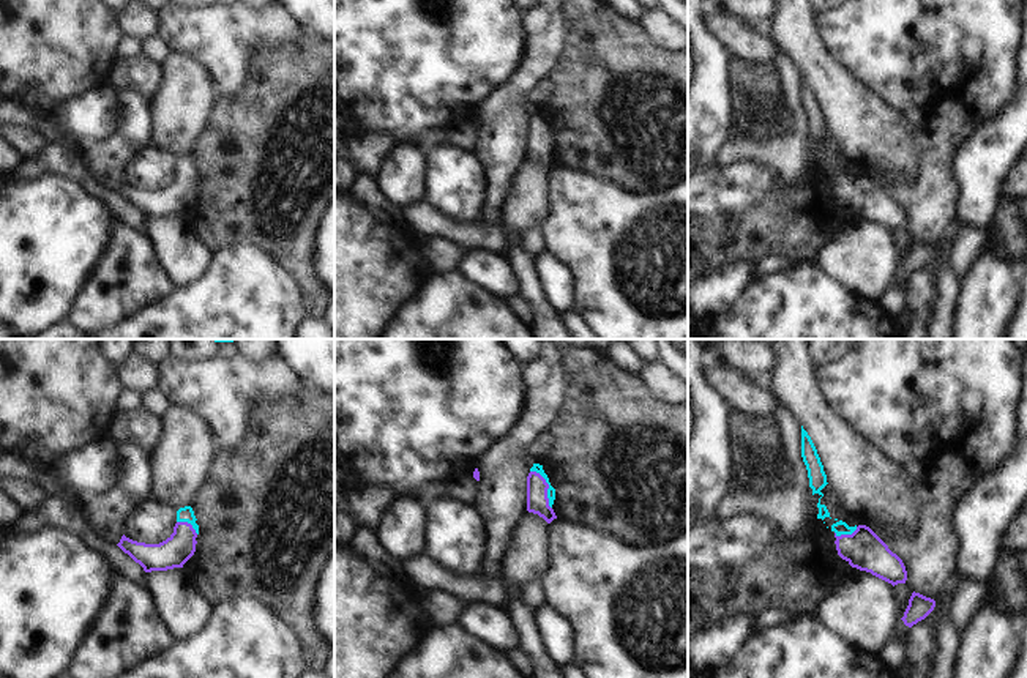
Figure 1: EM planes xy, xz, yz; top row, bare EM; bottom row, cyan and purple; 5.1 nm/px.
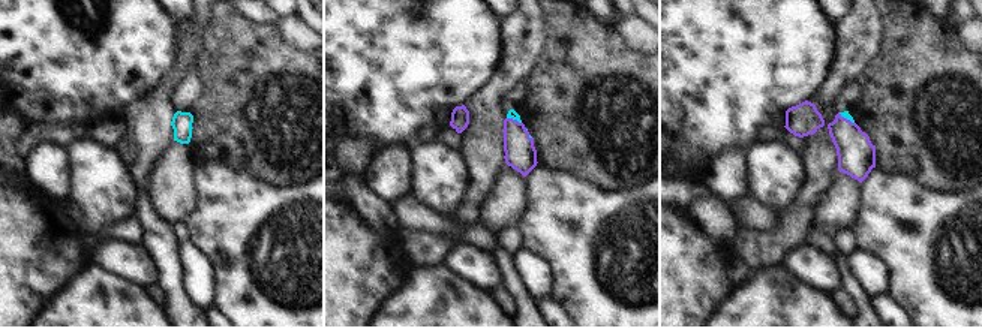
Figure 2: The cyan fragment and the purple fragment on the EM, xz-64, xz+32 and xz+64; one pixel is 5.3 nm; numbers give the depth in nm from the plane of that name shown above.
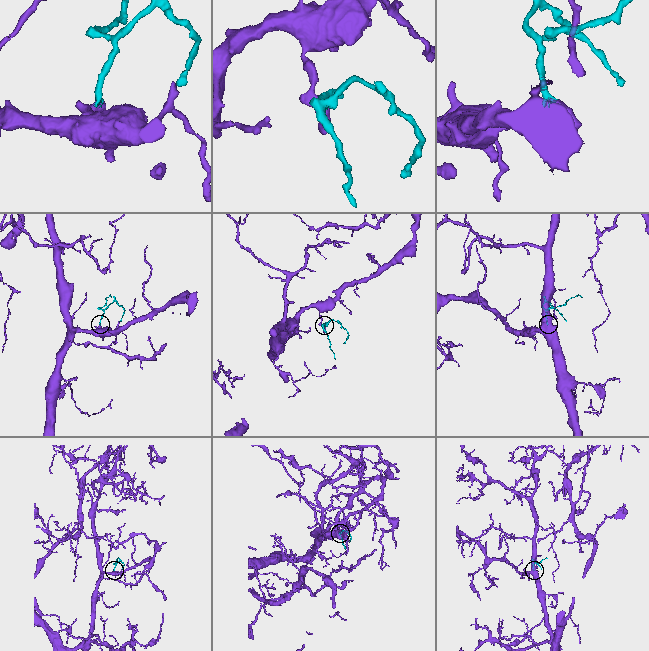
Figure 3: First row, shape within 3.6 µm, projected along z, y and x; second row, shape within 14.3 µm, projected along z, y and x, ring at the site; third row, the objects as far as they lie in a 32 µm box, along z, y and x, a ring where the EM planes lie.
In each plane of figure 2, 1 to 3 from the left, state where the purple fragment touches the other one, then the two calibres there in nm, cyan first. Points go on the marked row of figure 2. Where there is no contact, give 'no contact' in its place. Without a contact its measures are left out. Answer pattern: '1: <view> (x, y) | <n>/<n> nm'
1: no contact
2: xz+32 (514, 119) | 50/170 nm
3: xz+64 (846, 117) | 40/200 nm

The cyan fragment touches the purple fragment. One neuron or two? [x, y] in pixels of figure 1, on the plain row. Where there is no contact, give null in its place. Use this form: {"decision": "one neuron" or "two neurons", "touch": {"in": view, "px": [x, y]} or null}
{"decision": "one neuron", "touch": {"in": "xz", "px": [549, 134]}}

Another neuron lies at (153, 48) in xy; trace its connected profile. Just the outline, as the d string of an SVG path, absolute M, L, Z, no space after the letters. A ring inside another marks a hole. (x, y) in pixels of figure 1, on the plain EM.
M158 33L142 41L142 55L158 65L164 63L169 52L170 50Z

